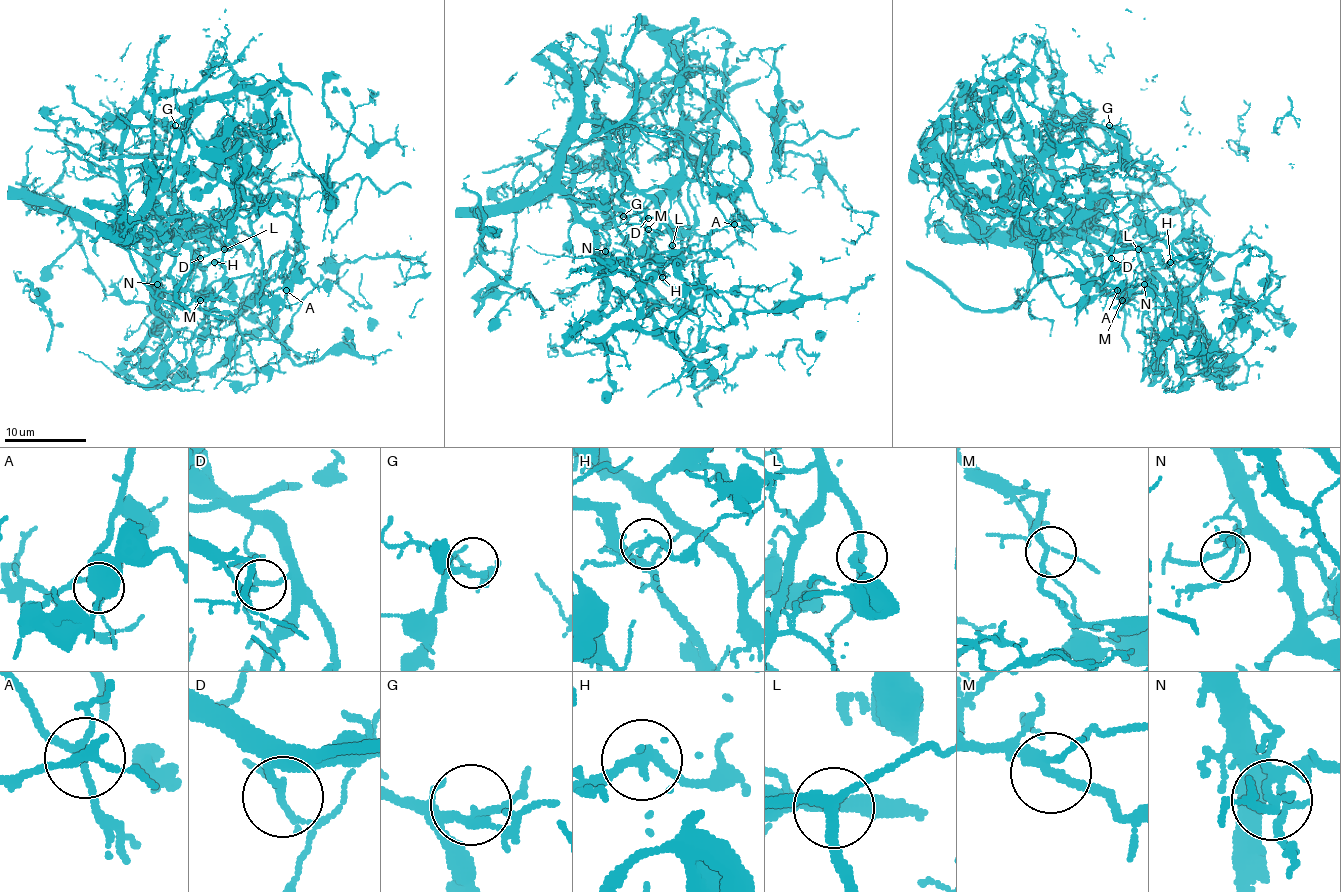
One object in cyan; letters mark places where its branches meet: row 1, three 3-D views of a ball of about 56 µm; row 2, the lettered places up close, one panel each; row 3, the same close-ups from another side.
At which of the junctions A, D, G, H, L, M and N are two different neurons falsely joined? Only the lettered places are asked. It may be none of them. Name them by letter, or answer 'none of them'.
D, H

